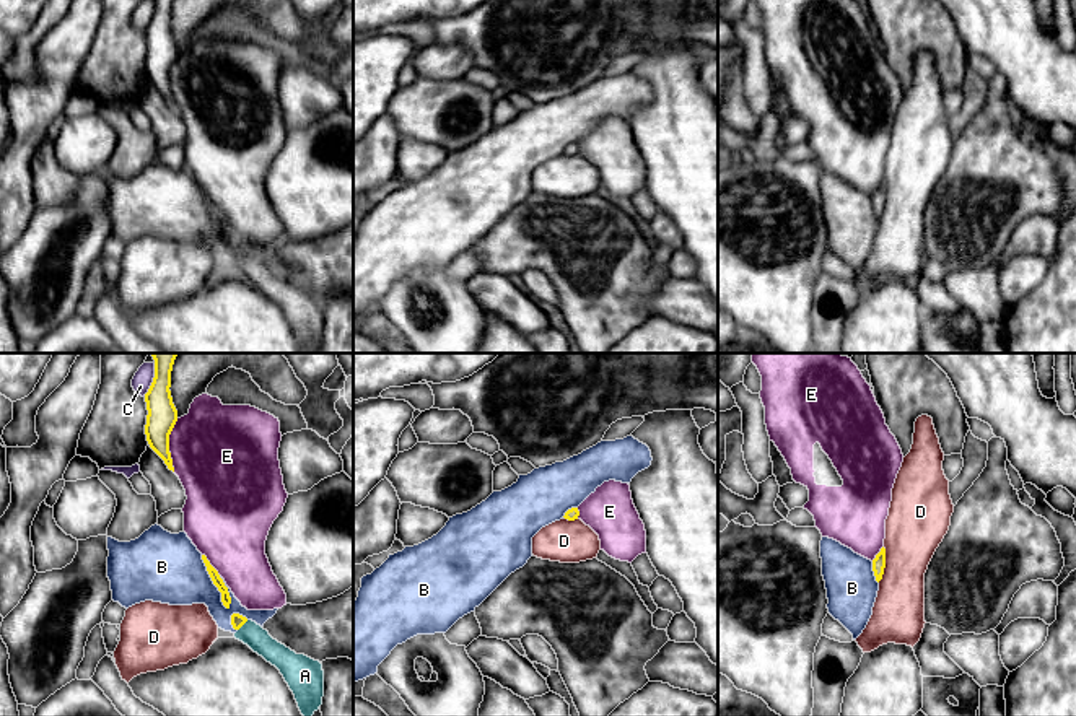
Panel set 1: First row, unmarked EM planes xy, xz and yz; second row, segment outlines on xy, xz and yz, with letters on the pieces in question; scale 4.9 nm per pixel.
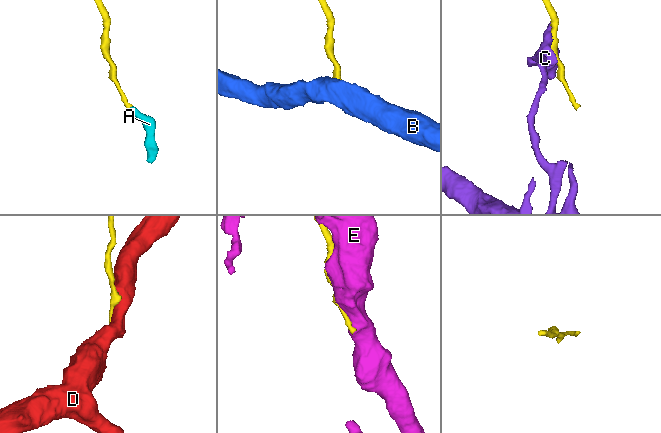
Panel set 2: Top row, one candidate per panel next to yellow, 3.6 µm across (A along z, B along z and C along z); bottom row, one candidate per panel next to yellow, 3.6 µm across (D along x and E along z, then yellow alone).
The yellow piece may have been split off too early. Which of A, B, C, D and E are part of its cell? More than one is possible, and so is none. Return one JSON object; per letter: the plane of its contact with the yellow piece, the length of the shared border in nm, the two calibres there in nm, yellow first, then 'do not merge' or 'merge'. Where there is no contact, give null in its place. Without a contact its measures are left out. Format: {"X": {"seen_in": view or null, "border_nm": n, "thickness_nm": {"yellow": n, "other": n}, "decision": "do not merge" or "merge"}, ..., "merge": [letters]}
{"A": {"seen_in": "xy", "border_nm": 80, "thickness_nm": {"yellow": 70, "other": 120}, "decision": "merge"}, "B": {"seen_in": "xy", "border_nm": 300, "thickness_nm": {"yellow": 50, "other": 340}, "decision": "do not merge"}, "C": {"seen_in": "xy", "border_nm": 180, "thickness_nm": {"yellow": 150, "other": 90}, "decision": "do not merge"}, "D": {"seen_in": "yz", "border_nm": 180, "thickness_nm": {"yellow": 60, "other": 300}, "decision": "do not merge"}, "E": {"seen_in": "xy", "border_nm": 260, "thickness_nm": {"yellow": 150, "other": 460}, "decision": "do not merge"}, "merge": ["A"]}

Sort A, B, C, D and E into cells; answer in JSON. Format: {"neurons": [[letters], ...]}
{"neurons": [["A"], ["B"], ["C"], ["D"], ["E"]]}

